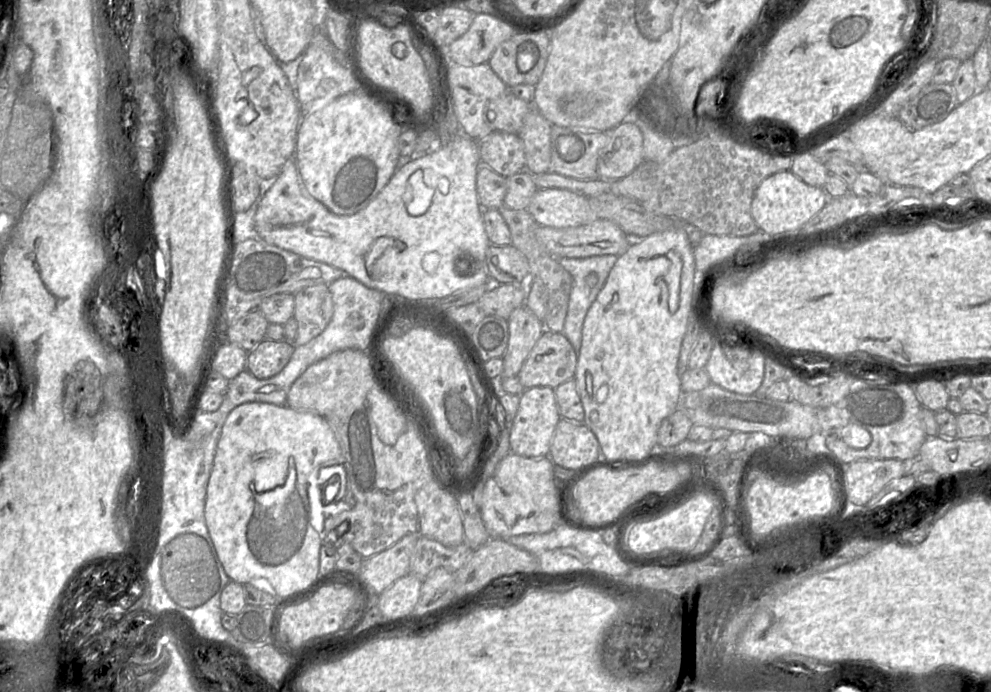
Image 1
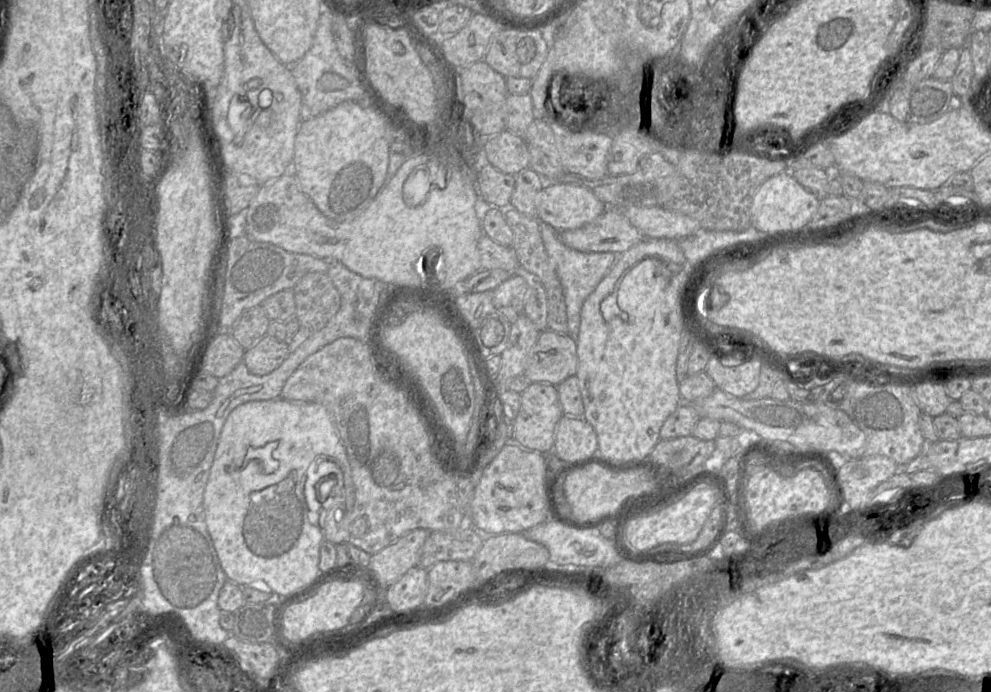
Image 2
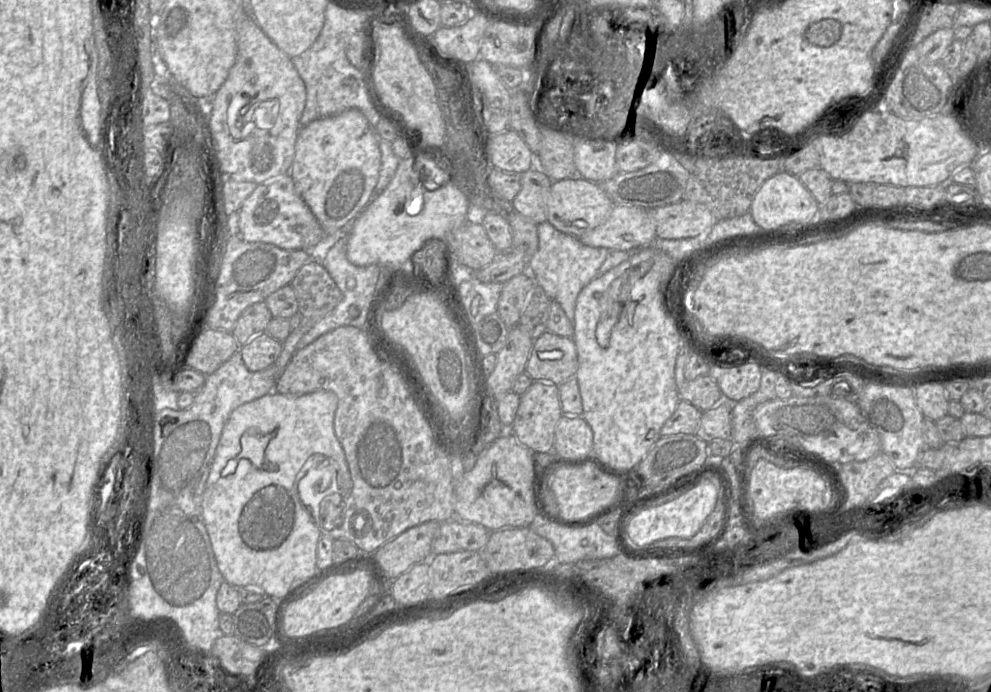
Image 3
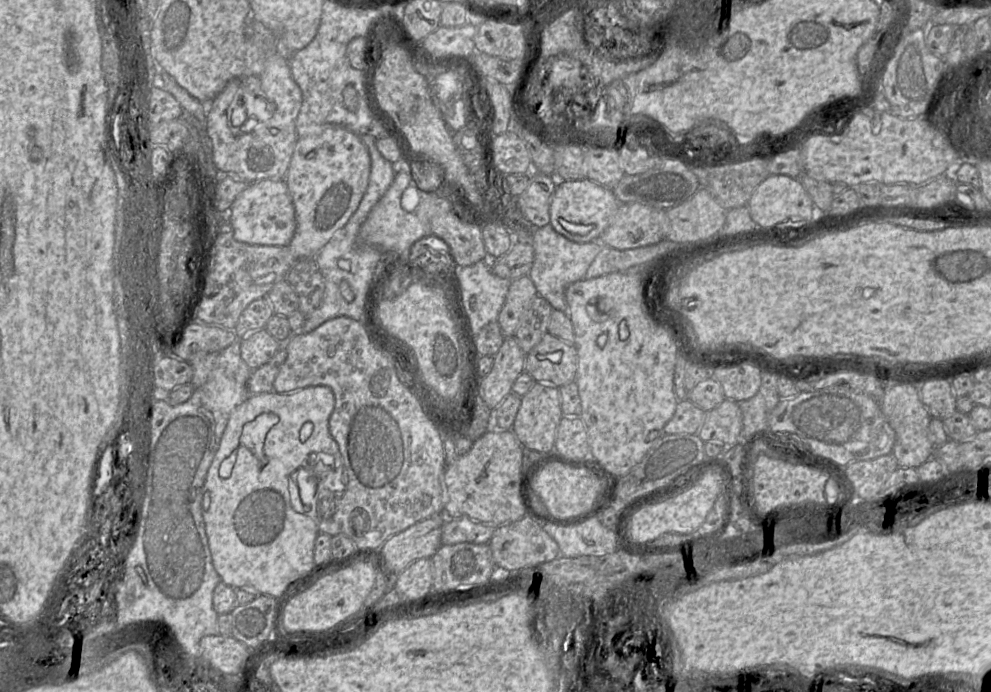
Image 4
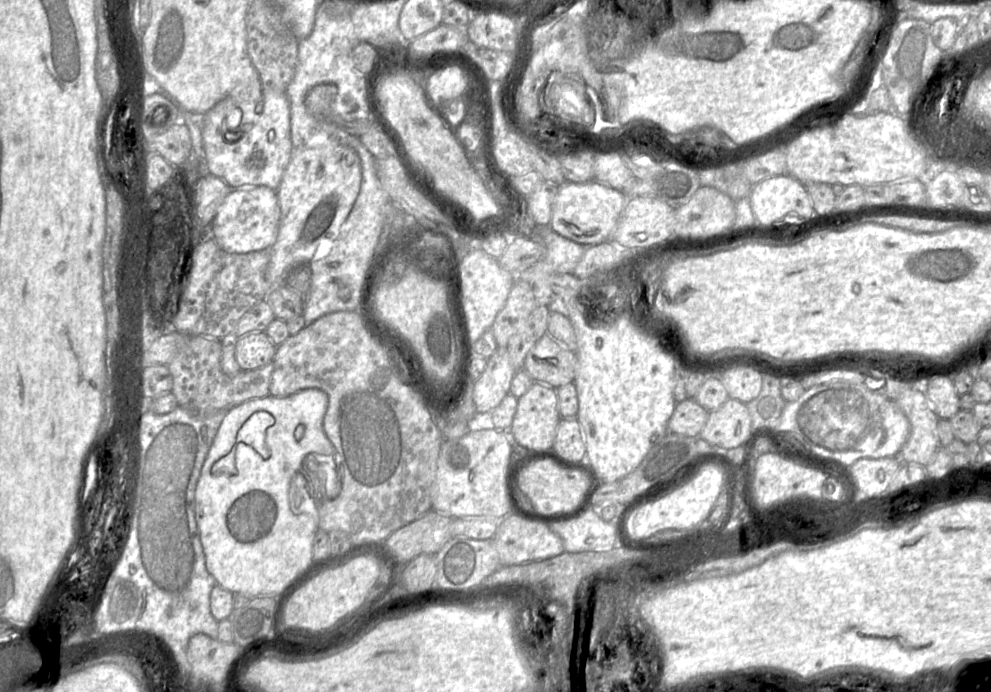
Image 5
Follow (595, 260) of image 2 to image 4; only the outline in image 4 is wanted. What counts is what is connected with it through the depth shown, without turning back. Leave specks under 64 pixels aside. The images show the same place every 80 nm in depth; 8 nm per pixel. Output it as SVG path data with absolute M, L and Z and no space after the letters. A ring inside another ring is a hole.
M551 224L535 228L531 235L534 249L534 260L528 273L537 293L541 295L553 309L564 312L570 318L570 309L566 302L565 290L573 282L584 279L590 264L603 249L600 240L577 243L556 232Z

